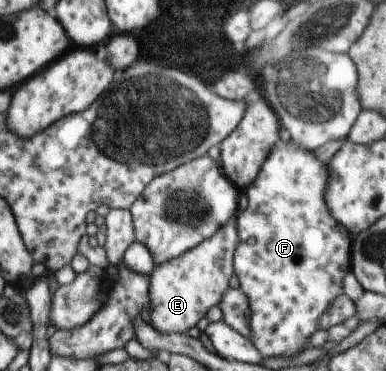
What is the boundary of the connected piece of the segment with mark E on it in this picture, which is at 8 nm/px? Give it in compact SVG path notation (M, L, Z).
M237 215L220 227L215 235L203 240L179 257L156 264L149 275L150 317L154 330L162 334L187 334L207 312L221 303L233 275L233 254L238 244Z

